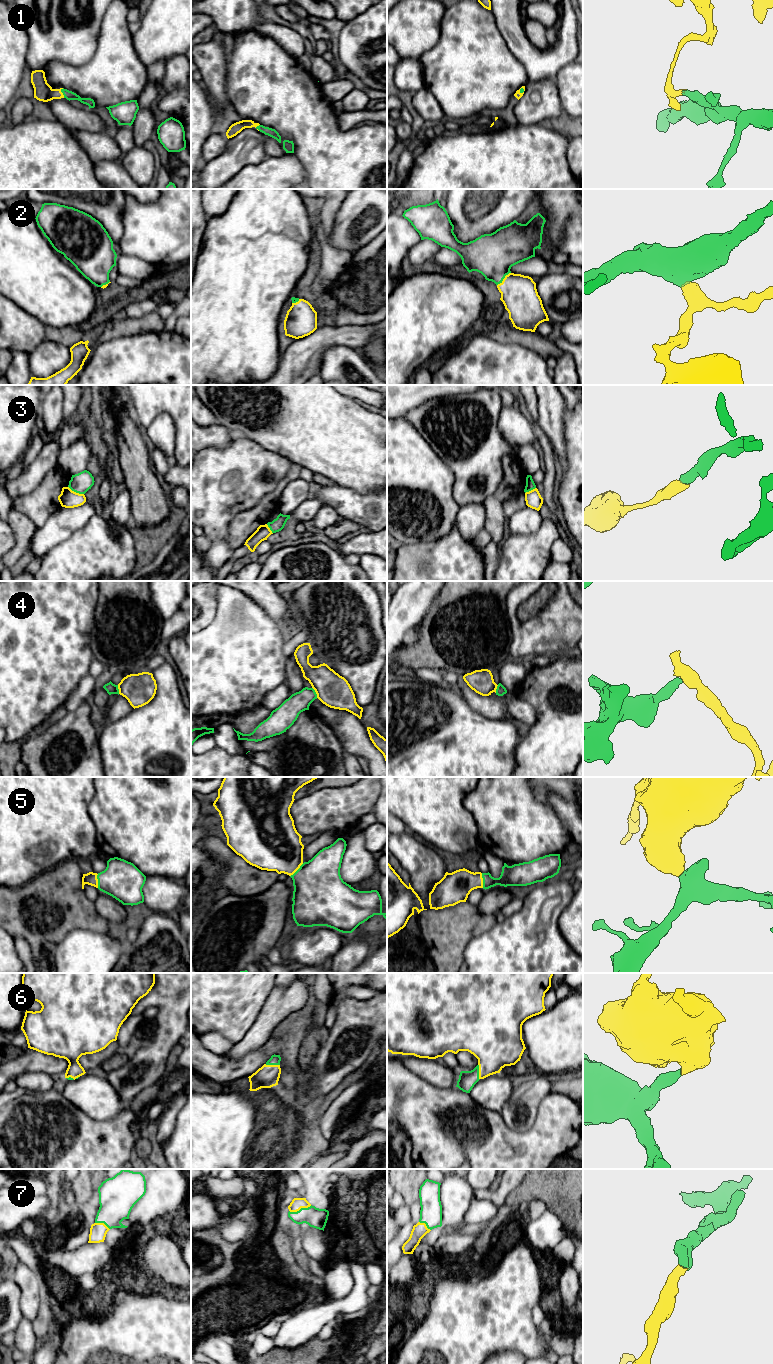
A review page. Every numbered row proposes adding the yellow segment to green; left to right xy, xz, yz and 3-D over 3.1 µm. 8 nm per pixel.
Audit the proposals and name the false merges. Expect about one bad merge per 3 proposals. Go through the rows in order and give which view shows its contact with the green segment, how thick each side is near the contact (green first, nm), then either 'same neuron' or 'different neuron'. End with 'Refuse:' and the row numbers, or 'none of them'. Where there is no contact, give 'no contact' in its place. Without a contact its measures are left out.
1: xy | 80/150 nm | different neuron
2: yz | 340/300 nm | same neuron
3: xy | 160/140 nm | different neuron
4: xz | 160/260 nm | different neuron
5: yz | 160/240 nm | same neuron
6: yz | 140/360 nm | same neuron
7: xz | 160/100 nm | same neuron
Refuse: 1, 3, 4

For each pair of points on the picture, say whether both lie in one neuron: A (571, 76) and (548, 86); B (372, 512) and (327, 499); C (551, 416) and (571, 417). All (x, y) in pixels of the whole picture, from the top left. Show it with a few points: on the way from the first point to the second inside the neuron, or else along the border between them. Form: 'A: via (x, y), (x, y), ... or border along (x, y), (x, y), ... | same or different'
A: border along (554, 79), (561, 106) | different
B: via (361, 508), (338, 499) | same
C: border along (565, 407), (563, 414), (564, 440) | different

